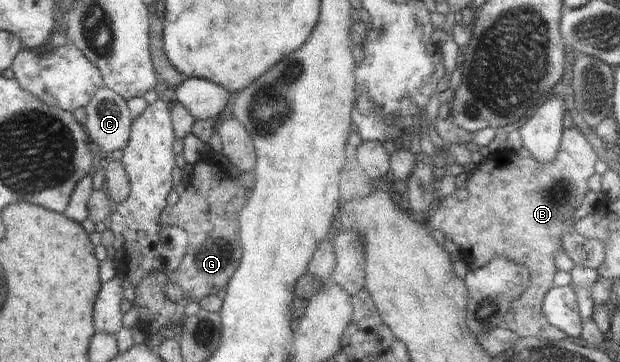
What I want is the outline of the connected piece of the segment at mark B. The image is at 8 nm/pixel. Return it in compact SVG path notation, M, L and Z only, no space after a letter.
M567 113L564 116L563 121L563 134L562 139L560 140L560 145L557 151L557 154L554 156L552 161L549 161L548 164L545 163L542 165L539 161L535 160L525 147L521 147L518 151L513 151L511 153L502 153L499 156L485 155L481 160L481 165L477 168L477 172L471 176L467 182L467 192L469 192L469 197L466 200L459 200L455 195L447 197L438 197L436 201L436 210L431 214L428 219L428 222L431 227L438 229L444 233L447 239L453 241L459 247L464 260L469 270L475 270L478 268L483 268L489 264L490 260L493 260L498 256L505 256L507 260L513 261L514 263L524 266L530 277L528 278L527 286L524 288L524 291L516 298L512 300L511 306L509 307L505 327L511 329L513 332L516 332L521 337L535 337L538 339L549 339L552 341L563 340L566 334L563 331L560 331L558 328L555 328L552 324L549 324L549 321L545 318L543 311L543 302L547 298L547 294L553 288L553 277L558 271L555 266L555 254L561 252L564 248L561 239L563 235L567 233L577 233L575 230L580 228L580 224L585 218L580 219L579 221L573 220L573 216L577 216L577 208L581 208L581 204L585 204L585 196L589 196L589 180L593 180L593 176L597 176L597 170L595 170L595 163L600 159L600 156L596 153L591 143L585 139L583 133L580 129L576 129L575 123L571 122L571 117Z

